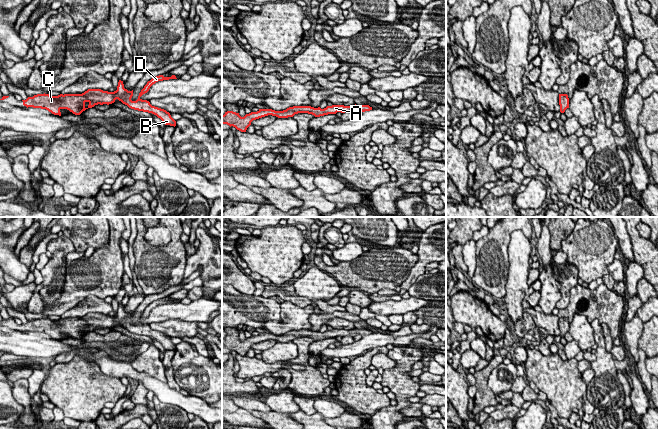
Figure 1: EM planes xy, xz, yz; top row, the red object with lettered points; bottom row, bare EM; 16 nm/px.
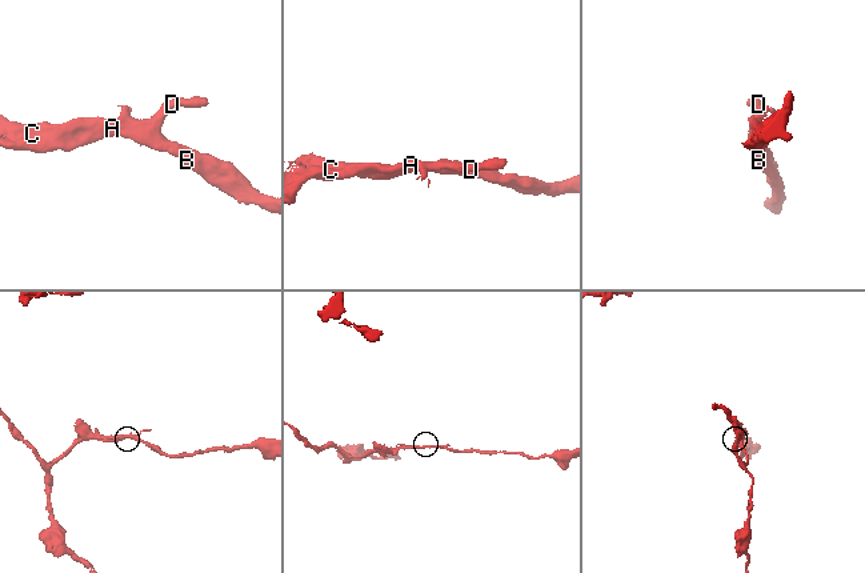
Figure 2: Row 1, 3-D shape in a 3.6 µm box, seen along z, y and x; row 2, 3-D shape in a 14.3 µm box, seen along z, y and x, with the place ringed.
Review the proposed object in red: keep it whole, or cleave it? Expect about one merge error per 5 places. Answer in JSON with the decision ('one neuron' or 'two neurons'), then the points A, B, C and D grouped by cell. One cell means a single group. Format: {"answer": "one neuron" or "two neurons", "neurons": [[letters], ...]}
{"answer": "one neuron", "neurons": [["A", "B", "C", "D"]]}

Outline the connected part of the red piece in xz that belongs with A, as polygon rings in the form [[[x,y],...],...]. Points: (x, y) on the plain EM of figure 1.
[[[332,329],[327,330],[324,333],[320,331],[314,332],[311,330],[293,330],[289,331],[283,335],[275,335],[272,333],[259,333],[257,336],[251,336],[246,338],[244,341],[241,341],[239,337],[233,335],[227,335],[224,339],[222,339],[222,349],[227,348],[230,351],[233,350],[237,354],[241,356],[246,356],[247,352],[251,349],[253,344],[272,339],[278,342],[288,342],[293,341],[298,337],[308,337],[312,338],[315,341],[320,341],[328,338],[336,338],[337,336],[345,337],[351,336],[354,337],[356,335],[370,335],[372,331],[369,329],[352,329],[352,330],[344,330],[344,329]]]

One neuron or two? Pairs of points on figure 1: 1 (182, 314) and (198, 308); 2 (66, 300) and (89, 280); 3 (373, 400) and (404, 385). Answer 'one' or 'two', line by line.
1: one
2: one
3: two

